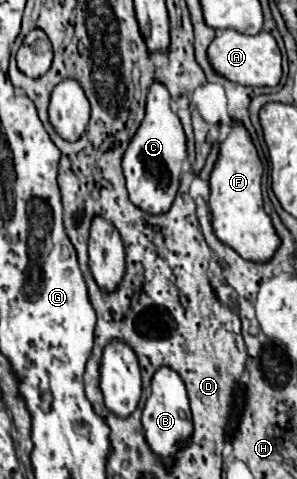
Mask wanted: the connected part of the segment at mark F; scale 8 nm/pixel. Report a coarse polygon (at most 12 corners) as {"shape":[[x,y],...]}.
{"shape":[[242,124],[220,142],[208,206],[220,242],[268,262],[264,168]]}

